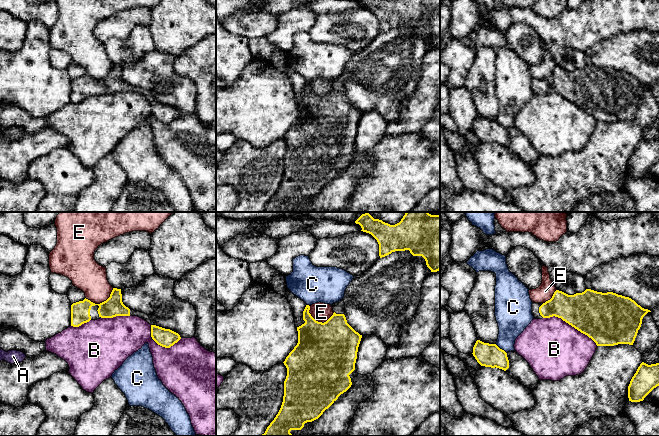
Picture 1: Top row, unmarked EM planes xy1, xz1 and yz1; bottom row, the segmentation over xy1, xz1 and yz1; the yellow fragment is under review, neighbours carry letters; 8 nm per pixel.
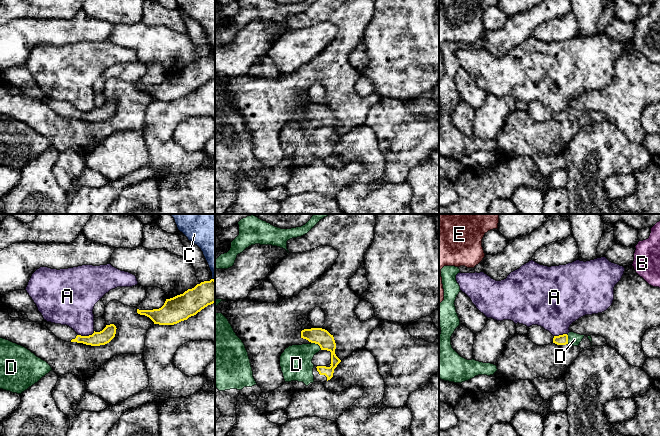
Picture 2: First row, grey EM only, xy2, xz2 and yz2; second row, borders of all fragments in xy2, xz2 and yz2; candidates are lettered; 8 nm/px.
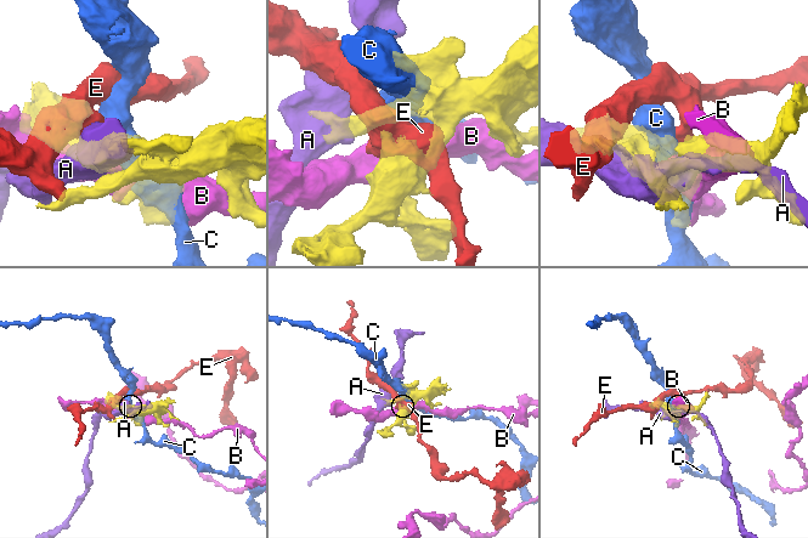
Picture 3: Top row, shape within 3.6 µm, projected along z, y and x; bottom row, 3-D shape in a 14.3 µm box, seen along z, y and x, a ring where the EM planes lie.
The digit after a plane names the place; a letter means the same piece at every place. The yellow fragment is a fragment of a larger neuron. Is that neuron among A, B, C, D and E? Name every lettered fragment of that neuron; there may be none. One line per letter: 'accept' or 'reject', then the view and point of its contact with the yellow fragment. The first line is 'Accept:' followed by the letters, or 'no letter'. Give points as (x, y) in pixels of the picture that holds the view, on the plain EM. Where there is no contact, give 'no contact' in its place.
Accept: D
A: reject; contact xy2 (86, 112)
B: reject; contact yz1 (570, 100)
C: reject; contact yz1 (501, 125)
D: accept; contact xz2 (317, 119)
E: reject; contact xz1 (320, 98)

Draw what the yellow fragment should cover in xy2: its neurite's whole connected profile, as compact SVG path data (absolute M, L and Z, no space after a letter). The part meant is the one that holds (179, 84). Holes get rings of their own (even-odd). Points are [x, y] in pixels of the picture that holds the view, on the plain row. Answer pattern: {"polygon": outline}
{"polygon": "M215 56L204 57L183 70L166 75L159 85L139 86L137 89L149 93L154 100L174 101L196 91L215 79Z"}

